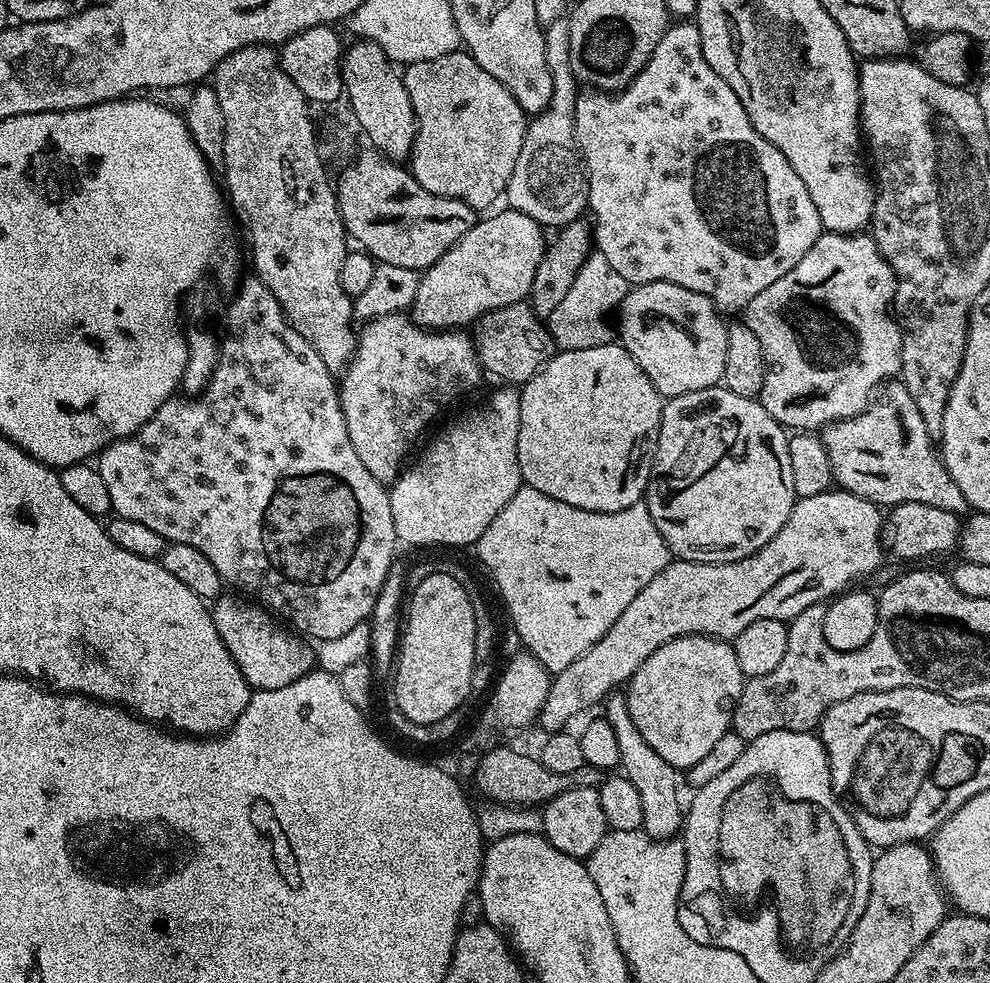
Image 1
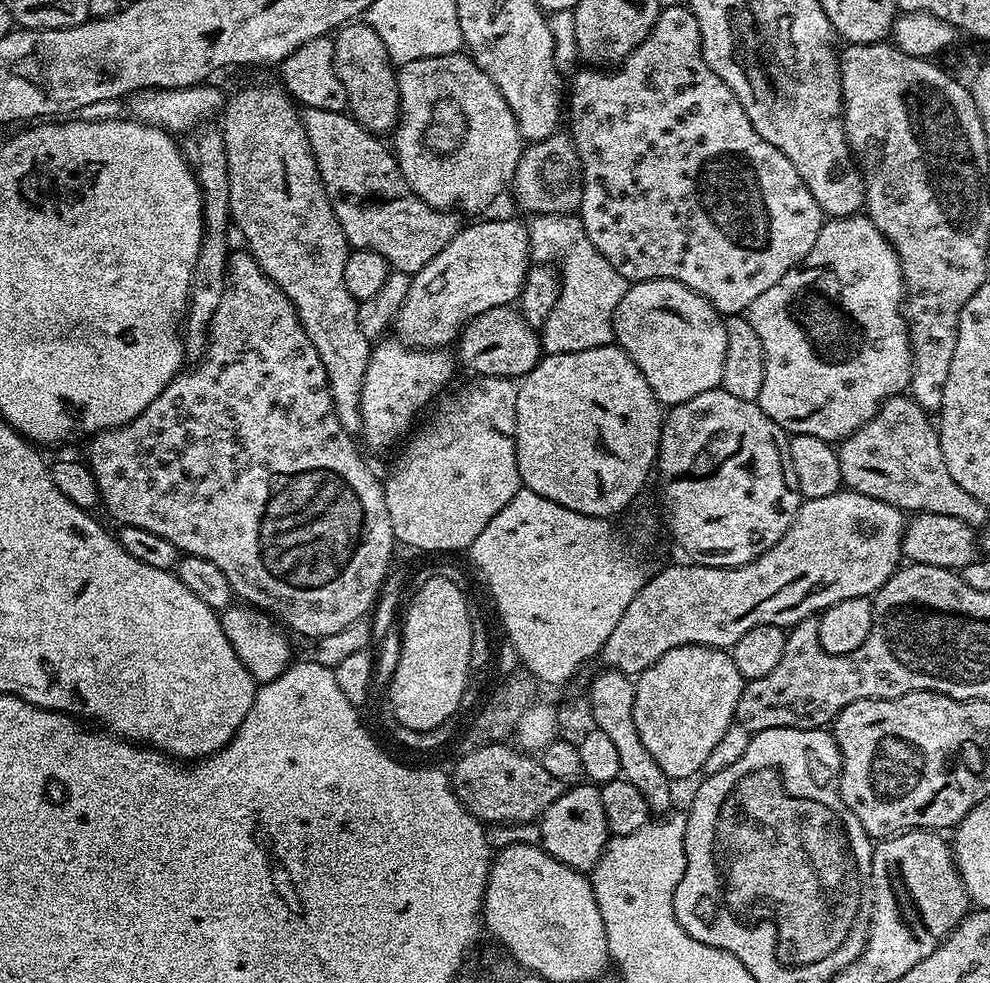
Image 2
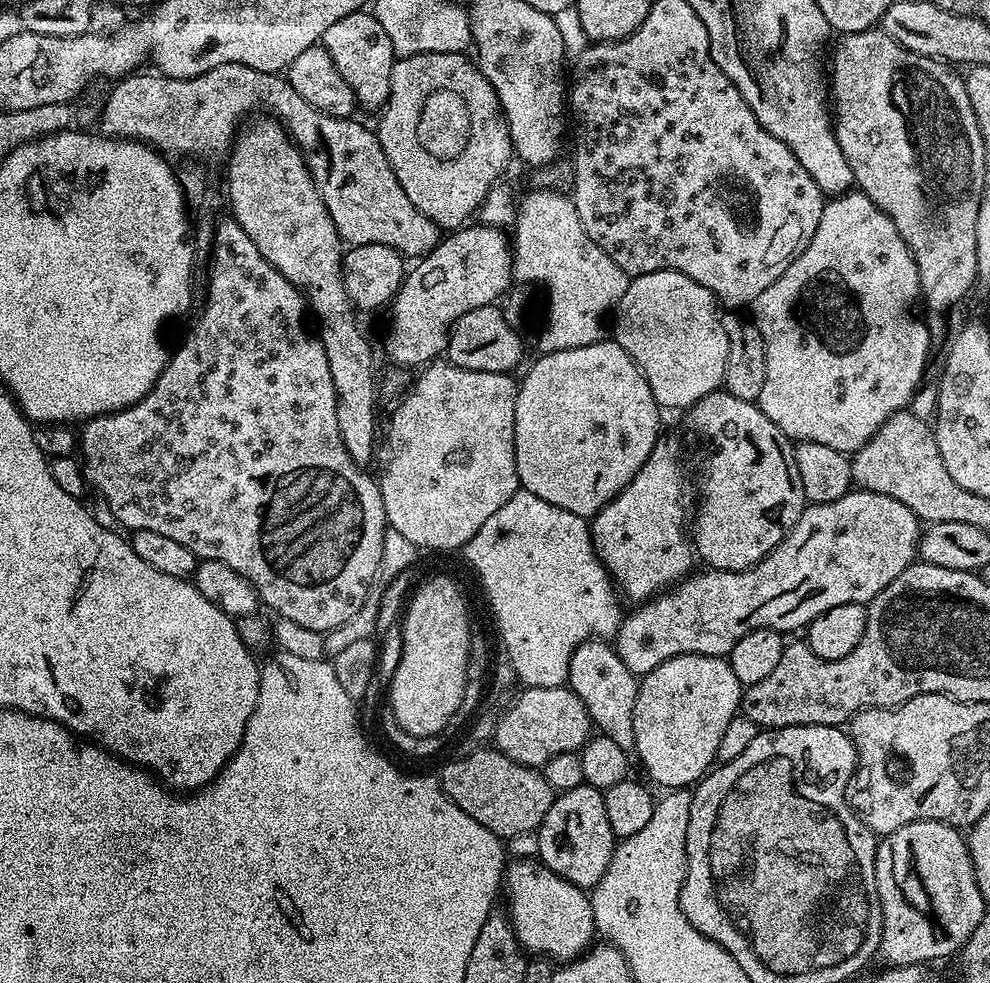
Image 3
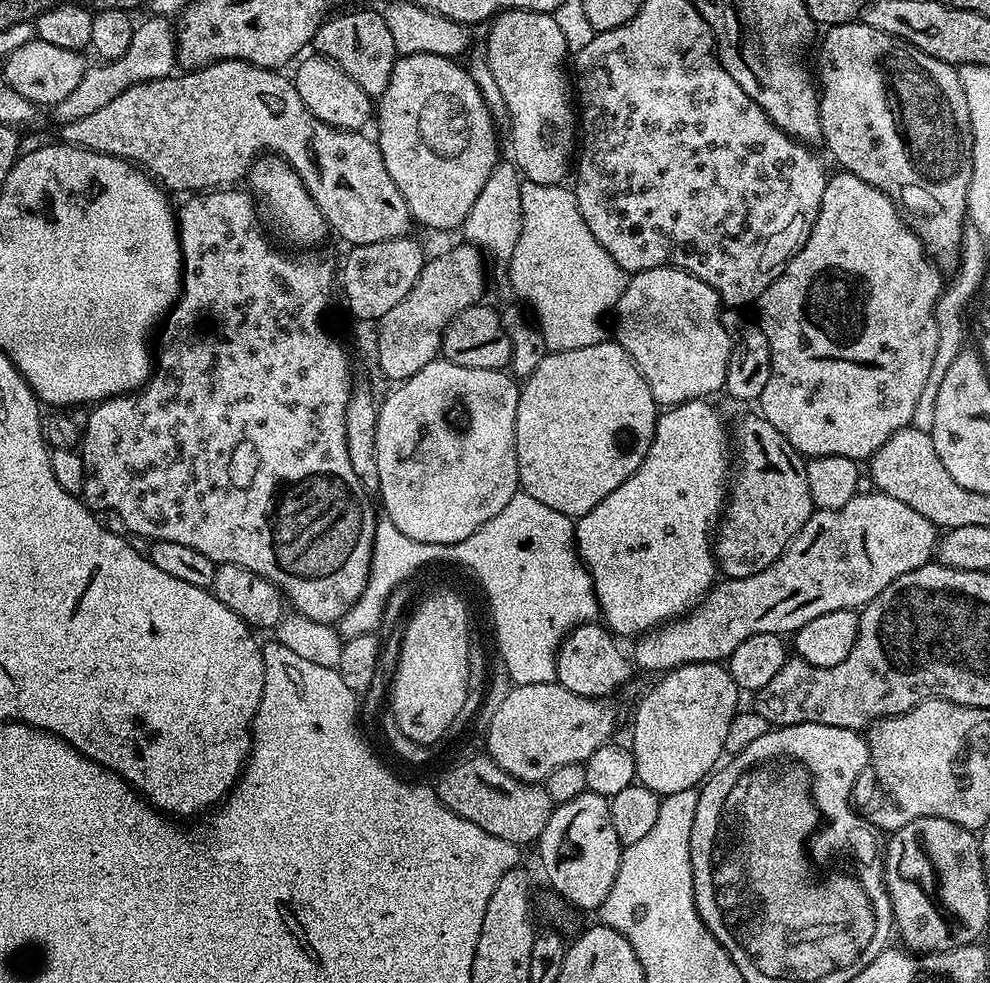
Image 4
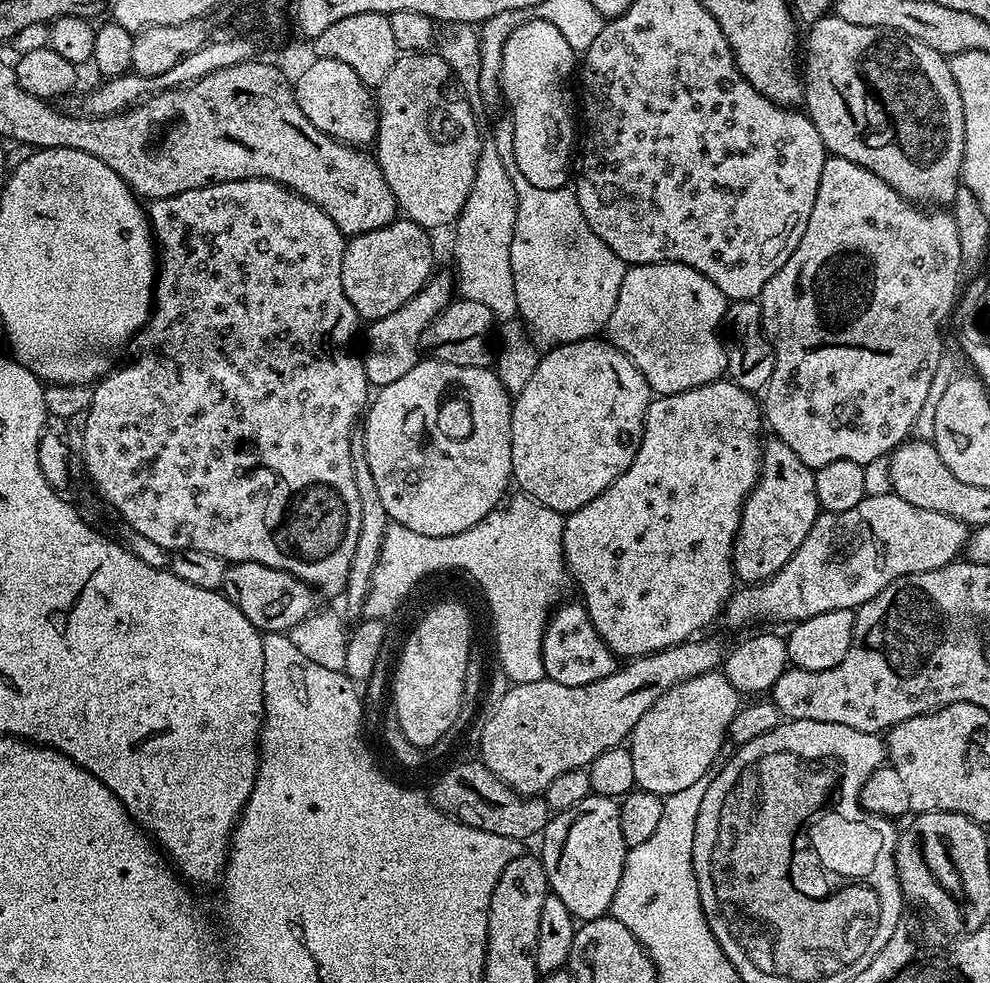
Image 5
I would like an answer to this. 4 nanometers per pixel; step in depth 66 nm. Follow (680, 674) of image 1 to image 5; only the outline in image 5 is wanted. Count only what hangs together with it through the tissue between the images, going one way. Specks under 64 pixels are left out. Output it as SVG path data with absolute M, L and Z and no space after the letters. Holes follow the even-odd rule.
M723 671L707 672L698 678L690 678L662 694L642 718L638 718L638 726L634 726L630 737L630 751L634 758L634 778L636 788L642 792L652 792L655 796L666 797L678 790L686 790L698 778L708 776L713 771L712 763L719 761L720 747L728 740L728 727L734 714L742 707L741 693L723 674Z

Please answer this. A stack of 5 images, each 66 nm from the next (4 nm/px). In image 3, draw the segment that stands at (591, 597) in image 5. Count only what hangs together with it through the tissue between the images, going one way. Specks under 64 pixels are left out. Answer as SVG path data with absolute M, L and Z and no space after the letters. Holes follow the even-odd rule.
M667 436L657 440L642 470L590 520L596 557L604 563L625 601L650 600L693 571L694 545L689 524L694 508L694 480L688 477L679 442Z

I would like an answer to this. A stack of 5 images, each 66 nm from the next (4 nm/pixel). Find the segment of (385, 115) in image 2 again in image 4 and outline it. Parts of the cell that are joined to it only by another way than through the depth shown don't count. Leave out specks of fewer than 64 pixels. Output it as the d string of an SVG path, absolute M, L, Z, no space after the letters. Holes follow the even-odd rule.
M343 12L336 14L341 16L333 15L321 24L314 41L315 51L350 74L366 95L378 98L386 90L398 59L394 34L390 34L388 20L376 12Z

